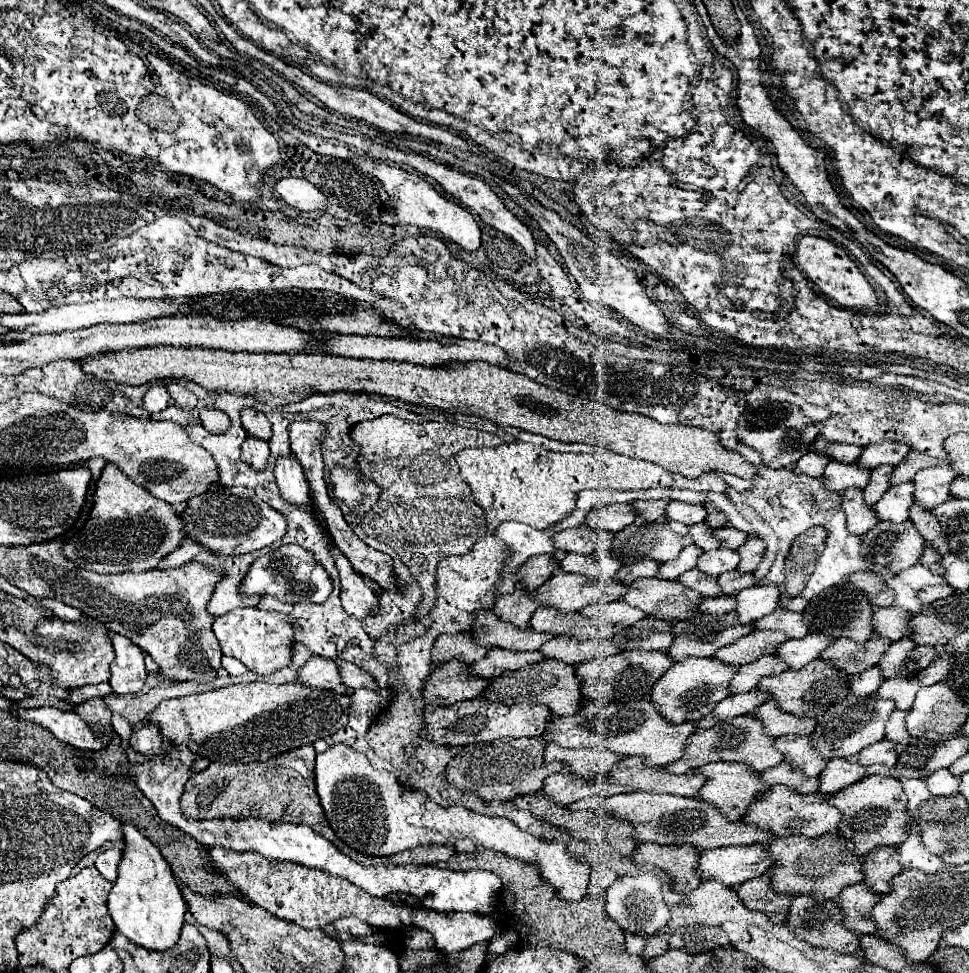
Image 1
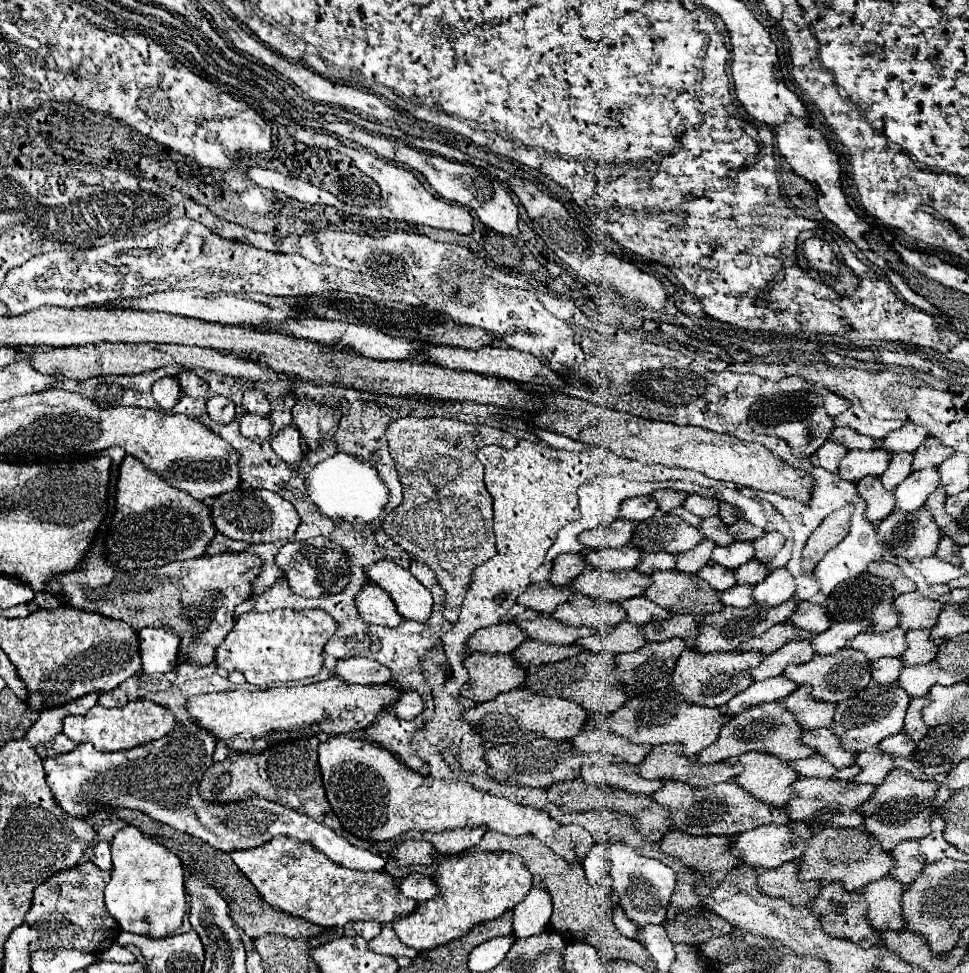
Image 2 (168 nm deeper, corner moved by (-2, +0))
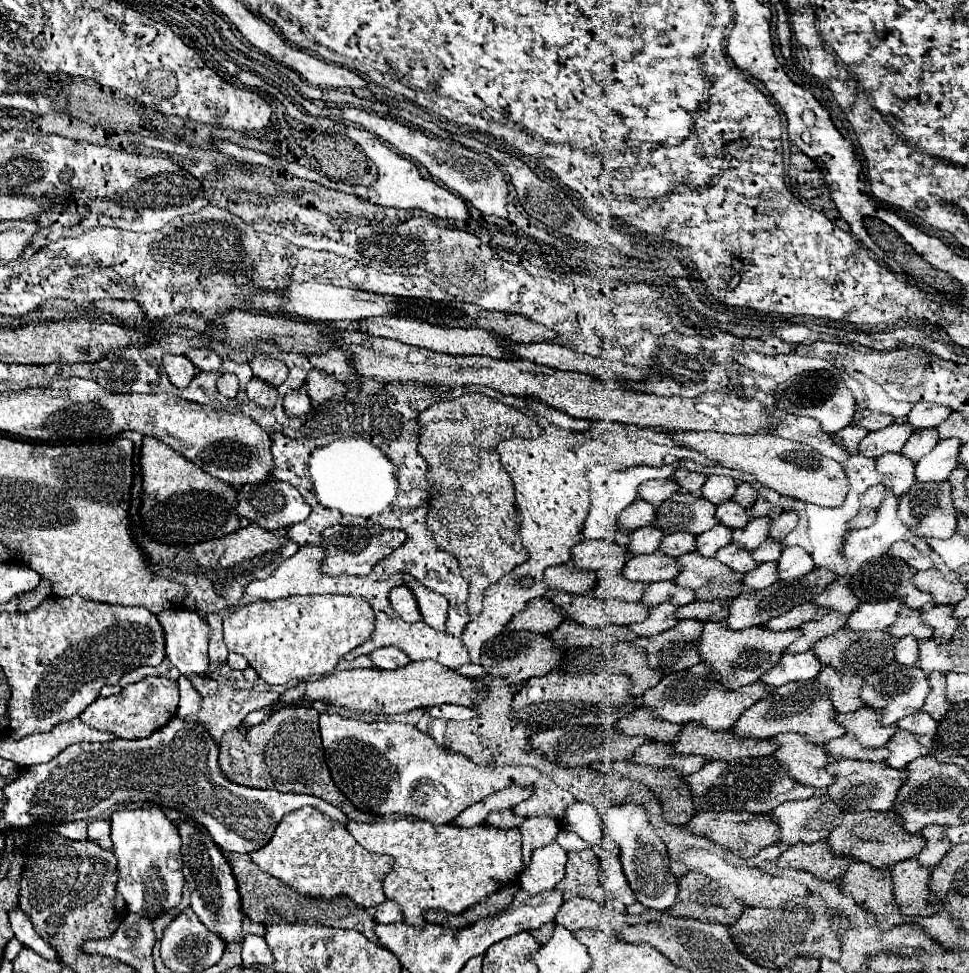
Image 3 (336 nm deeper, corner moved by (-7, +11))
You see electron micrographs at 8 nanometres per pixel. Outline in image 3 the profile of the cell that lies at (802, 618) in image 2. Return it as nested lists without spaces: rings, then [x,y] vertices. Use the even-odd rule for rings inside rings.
[[[827,585],[827,589],[823,589],[823,593],[819,593],[813,603],[817,607],[827,607],[831,611],[837,611],[837,613],[845,613],[849,615],[851,611],[855,611],[859,607],[853,591],[845,585]]]

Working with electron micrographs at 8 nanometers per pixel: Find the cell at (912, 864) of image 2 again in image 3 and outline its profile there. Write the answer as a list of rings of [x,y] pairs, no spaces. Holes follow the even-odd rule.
[[[927,825],[921,829],[921,835],[925,839],[923,851],[917,855],[919,865],[933,867],[941,861],[941,857],[951,849],[951,843],[943,837],[943,825]]]

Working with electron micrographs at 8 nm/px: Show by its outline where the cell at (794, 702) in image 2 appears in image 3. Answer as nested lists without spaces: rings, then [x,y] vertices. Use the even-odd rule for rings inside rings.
[[[825,667],[817,681],[829,689],[829,701],[835,707],[835,713],[851,713],[863,707],[863,701],[859,699],[859,689],[863,685],[861,677],[841,675],[833,667]]]

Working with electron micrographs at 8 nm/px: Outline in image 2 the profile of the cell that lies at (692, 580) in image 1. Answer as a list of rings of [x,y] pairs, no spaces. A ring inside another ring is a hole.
[[[708,564],[706,568],[702,568],[702,570],[698,572],[698,576],[700,576],[702,580],[710,582],[710,586],[716,588],[716,590],[720,590],[720,592],[732,588],[734,584],[738,584],[734,570],[724,568],[724,566],[720,566],[720,564]]]

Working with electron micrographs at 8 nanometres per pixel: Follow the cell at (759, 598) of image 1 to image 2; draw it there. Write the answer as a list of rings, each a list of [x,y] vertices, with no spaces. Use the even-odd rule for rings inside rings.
[[[776,568],[760,584],[754,586],[754,602],[760,602],[764,606],[776,606],[790,600],[794,592],[794,576],[786,568]]]

